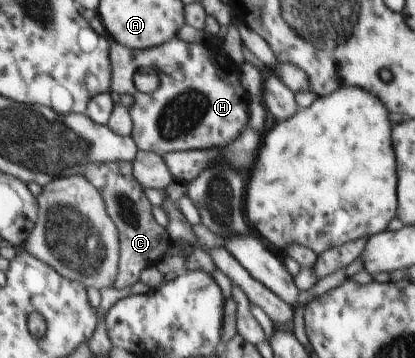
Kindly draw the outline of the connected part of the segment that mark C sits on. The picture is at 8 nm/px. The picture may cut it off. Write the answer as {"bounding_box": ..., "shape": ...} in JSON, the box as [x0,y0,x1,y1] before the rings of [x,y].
{"bounding_box":[83,161,173,290],"shape":[[[113,161],[111,163],[91,163],[84,171],[83,177],[99,189],[105,209],[115,223],[119,233],[120,253],[118,262],[118,275],[114,288],[121,290],[131,287],[140,281],[141,271],[150,266],[156,266],[167,255],[173,240],[165,228],[161,227],[151,214],[151,203],[143,193],[141,185],[135,180],[132,173],[132,163]]]}

